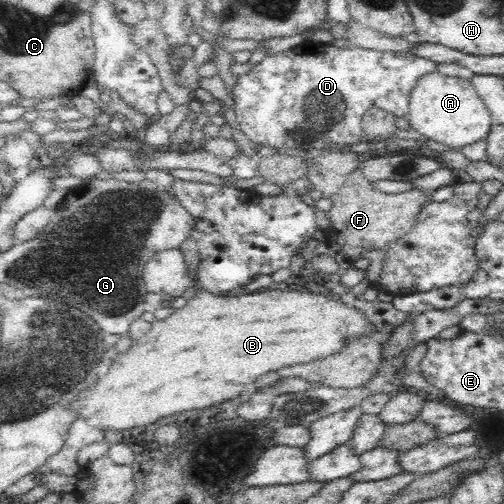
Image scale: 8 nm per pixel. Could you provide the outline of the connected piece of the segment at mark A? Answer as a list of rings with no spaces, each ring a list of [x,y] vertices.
[[[437,70],[420,78],[410,94],[409,113],[406,117],[411,129],[455,151],[486,139],[493,120],[491,112],[474,91],[471,80],[444,76]]]

